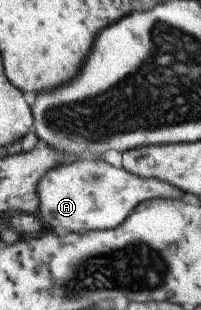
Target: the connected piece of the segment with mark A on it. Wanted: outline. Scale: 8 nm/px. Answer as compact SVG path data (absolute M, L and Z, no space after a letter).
M76 159L67 165L59 164L39 180L38 214L49 230L75 233L112 230L123 224L139 204L156 199L177 198L182 194L183 190L169 182L139 177L123 167L117 169L102 159Z

